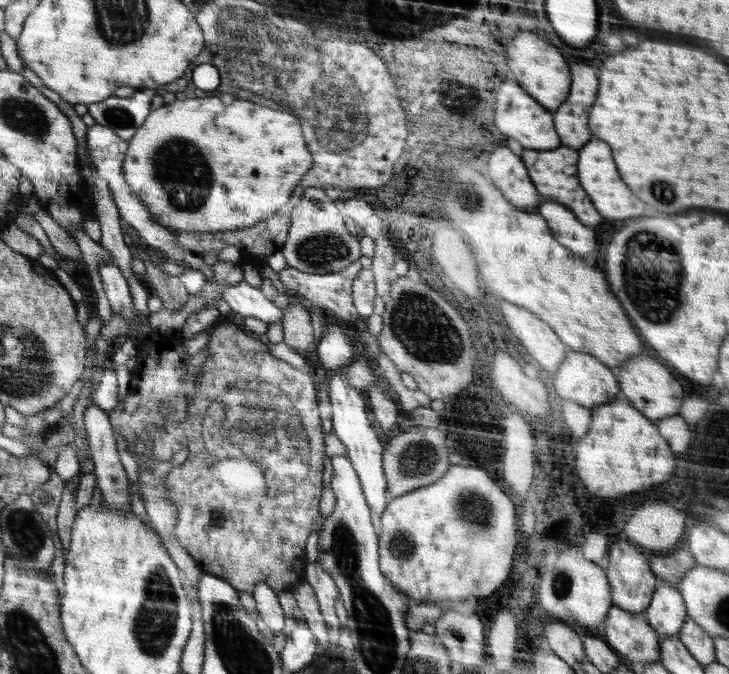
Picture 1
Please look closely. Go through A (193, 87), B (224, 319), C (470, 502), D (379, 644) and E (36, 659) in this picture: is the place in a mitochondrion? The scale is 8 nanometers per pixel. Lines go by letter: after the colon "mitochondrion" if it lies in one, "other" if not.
A: other
B: other
C: mitochondrion
D: mitochondrion
E: mitochondrion

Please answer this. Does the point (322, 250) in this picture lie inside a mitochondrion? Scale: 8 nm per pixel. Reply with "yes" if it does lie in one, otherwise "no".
yes

